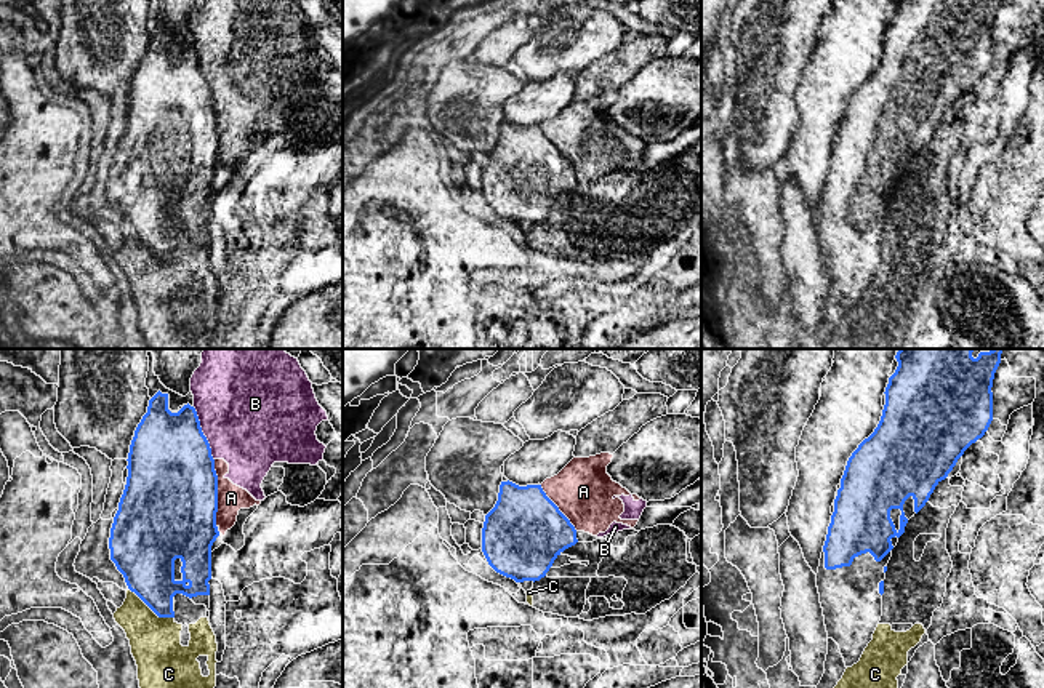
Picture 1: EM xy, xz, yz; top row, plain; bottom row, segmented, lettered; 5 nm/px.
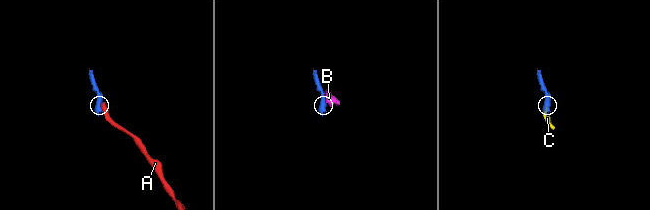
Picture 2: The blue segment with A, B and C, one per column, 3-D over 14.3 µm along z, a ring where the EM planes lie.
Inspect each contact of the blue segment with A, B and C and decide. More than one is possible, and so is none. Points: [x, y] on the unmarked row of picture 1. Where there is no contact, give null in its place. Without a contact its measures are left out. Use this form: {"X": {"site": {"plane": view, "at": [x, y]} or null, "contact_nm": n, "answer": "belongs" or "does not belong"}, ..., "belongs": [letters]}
{"A": {"site": {"plane": "xy", "at": [216, 135]}, "contact_nm": 340, "answer": "does not belong"}, "B": {"site": {"plane": "xy", "at": [202, 76]}, "contact_nm": 300, "answer": "does not belong"}, "C": {"site": {"plane": "xy", "at": [151, 250]}, "contact_nm": 280, "answer": "does not belong"}, "belongs": []}

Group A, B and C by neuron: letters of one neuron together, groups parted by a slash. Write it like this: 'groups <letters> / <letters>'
groups A B / C

